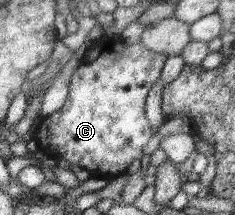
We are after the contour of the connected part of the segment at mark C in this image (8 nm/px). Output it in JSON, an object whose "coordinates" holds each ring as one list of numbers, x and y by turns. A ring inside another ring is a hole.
{"coordinates":[[104,37,100,46,88,48,80,65,74,70,64,105,57,112,37,121,34,131,37,133,35,141,38,146,47,147,47,152,57,154,59,159,66,160,71,165,75,164,91,171,93,177,110,180,117,178,117,174,123,176,133,160,137,160,139,156,143,157,143,146,151,140,151,124,145,118,143,106,153,86,151,82,155,82,163,72,165,59,166,55,147,50,141,42,115,42,109,52]]}

